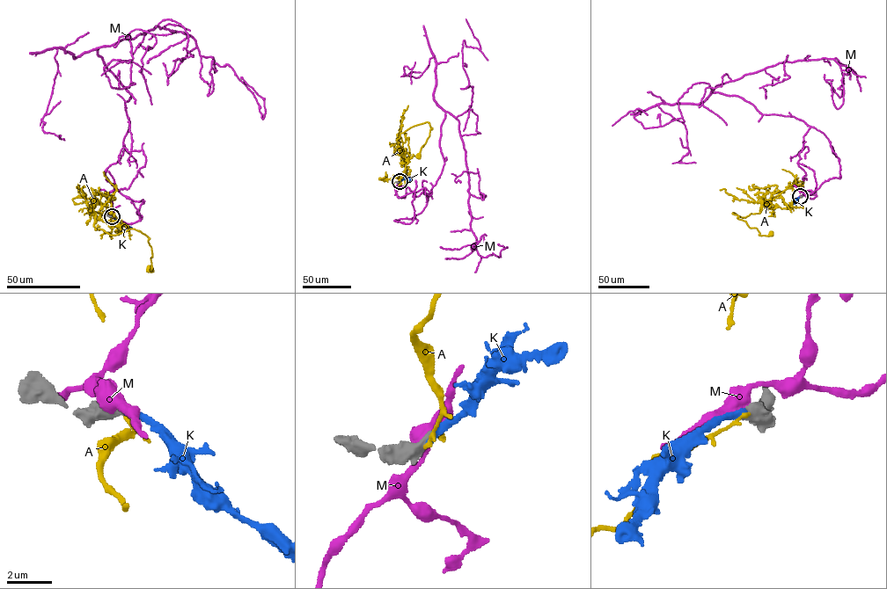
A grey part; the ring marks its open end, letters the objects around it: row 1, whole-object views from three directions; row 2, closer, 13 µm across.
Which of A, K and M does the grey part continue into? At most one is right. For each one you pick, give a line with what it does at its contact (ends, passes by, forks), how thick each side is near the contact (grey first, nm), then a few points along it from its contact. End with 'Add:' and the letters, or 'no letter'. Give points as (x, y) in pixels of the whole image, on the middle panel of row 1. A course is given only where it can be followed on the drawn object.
K: it ends | 440/300 nm | via (399, 182), (404, 178), (410, 180)
Add: K

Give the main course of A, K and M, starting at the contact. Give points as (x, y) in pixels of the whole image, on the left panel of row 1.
A: (112, 216), (120, 231), (99, 219), (95, 229), (113, 235), (135, 229), (146, 235), (150, 269)
K: (112, 216), (132, 228)
M: (111, 216), (137, 221), (143, 202), (105, 175), (132, 94), (96, 47), (181, 32), (263, 119), (240, 76)

